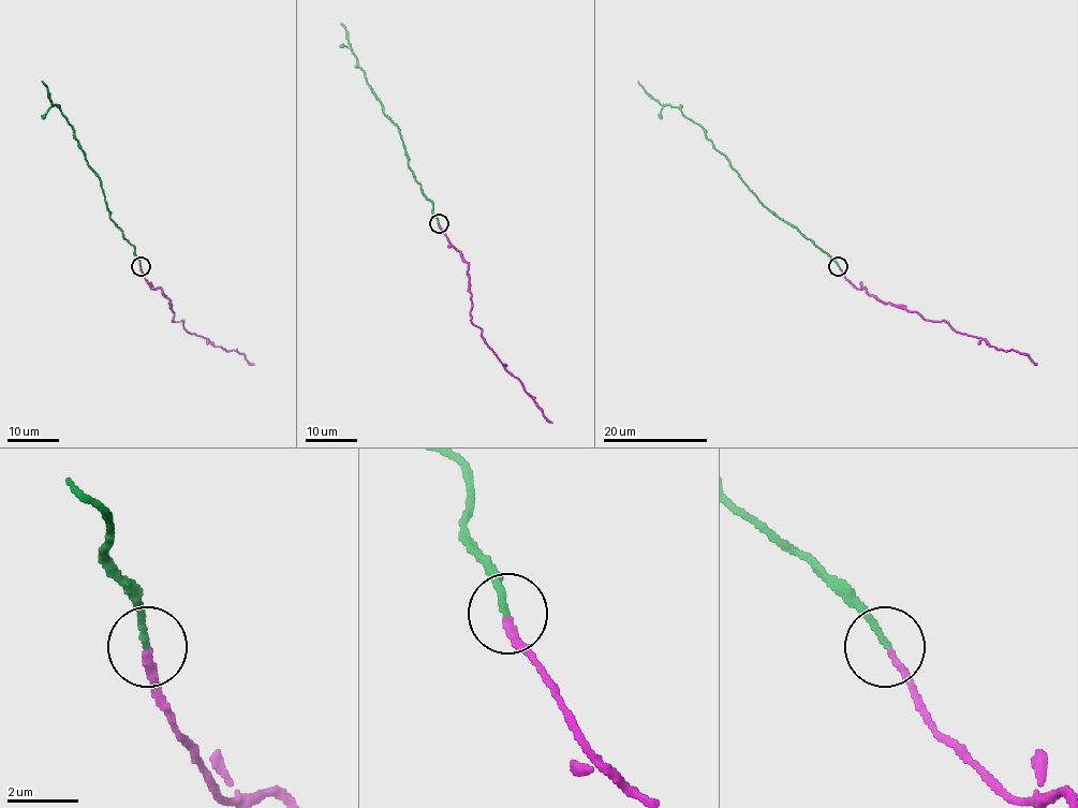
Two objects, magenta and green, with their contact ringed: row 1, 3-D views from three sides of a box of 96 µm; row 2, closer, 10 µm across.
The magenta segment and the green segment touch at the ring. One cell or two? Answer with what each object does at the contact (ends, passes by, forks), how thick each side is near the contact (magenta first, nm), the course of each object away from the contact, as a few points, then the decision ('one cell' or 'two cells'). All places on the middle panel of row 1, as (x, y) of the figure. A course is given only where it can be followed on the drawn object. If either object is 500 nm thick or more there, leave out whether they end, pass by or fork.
magenta ends there; green ends there; 200 nm thick on the magenta side, 170 nm on the other; magenta runs (440, 224), (468, 264), (471, 321), (481, 329), (486, 344), (552, 423); green runs (439, 224), (433, 203), (409, 164), (399, 129), (385, 115), (384, 106), (356, 63), (346, 29), (340, 23); one cell

